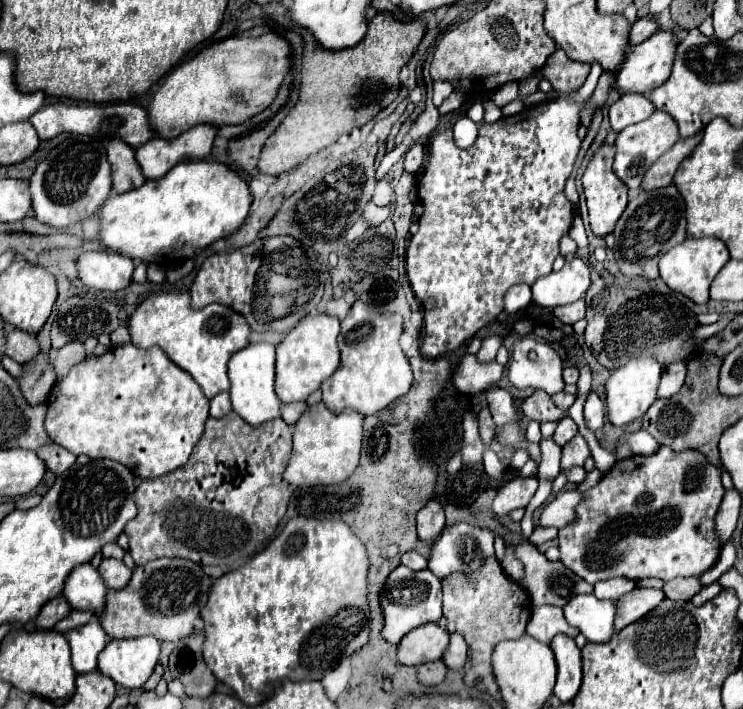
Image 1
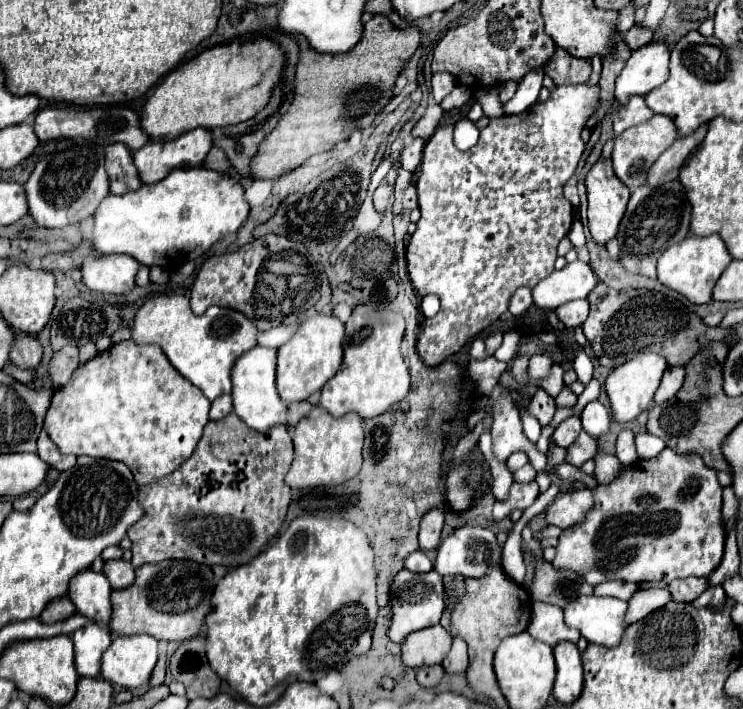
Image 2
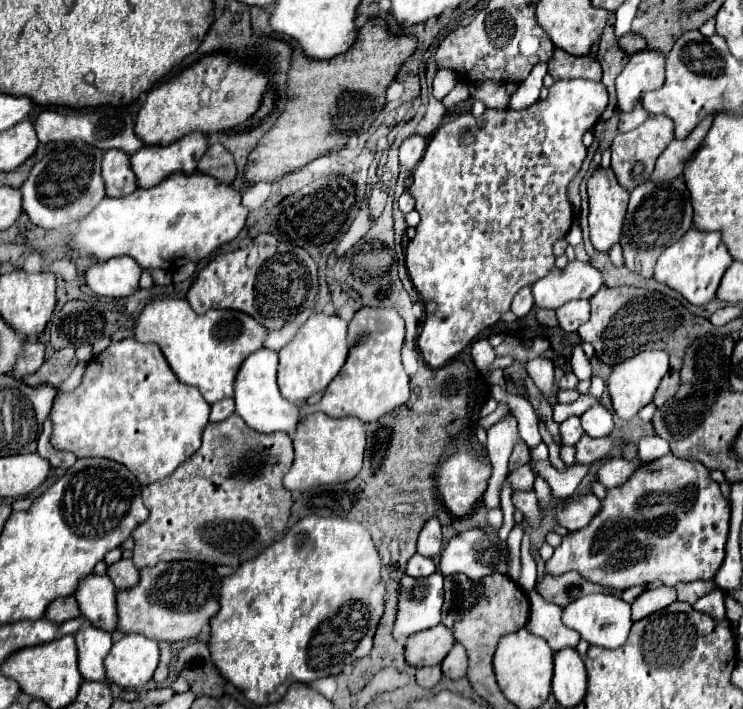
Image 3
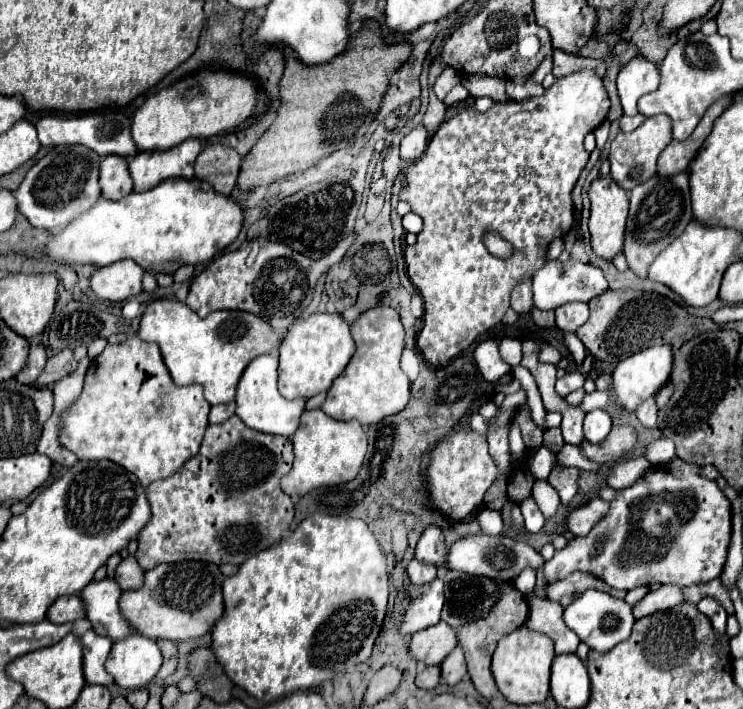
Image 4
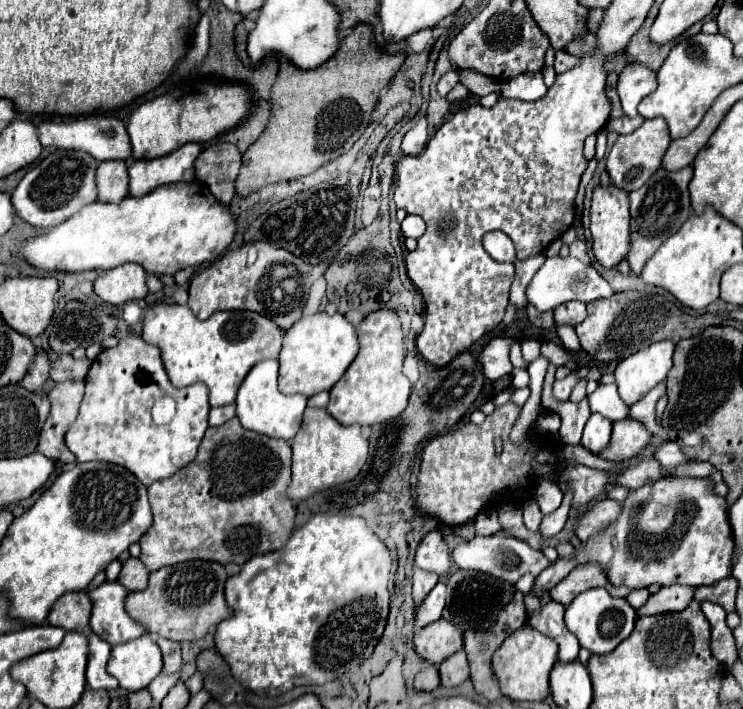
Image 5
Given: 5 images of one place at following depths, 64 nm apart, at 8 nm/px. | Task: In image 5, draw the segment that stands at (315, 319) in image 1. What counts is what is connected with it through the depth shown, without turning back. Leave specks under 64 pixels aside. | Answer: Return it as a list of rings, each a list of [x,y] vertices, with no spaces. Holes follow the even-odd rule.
[[[318,312],[312,316],[302,316],[284,334],[278,376],[280,392],[312,396],[322,390],[330,390],[348,370],[356,354],[358,354],[356,328],[342,314],[336,312],[330,316],[326,312]]]

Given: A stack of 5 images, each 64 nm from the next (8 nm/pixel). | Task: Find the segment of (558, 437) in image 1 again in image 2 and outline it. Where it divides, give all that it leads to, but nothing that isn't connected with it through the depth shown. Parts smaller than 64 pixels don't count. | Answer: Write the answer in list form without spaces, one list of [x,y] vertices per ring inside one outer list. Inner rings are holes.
[[[572,416],[572,418],[566,418],[552,434],[554,442],[558,442],[558,446],[562,448],[568,448],[570,444],[574,444],[574,440],[578,438],[578,434],[582,432],[582,424],[580,424],[580,418]]]

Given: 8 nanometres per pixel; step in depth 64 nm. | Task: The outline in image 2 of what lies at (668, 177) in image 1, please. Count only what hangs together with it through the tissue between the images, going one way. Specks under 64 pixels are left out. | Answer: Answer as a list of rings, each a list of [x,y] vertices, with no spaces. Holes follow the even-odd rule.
[[[702,124],[690,136],[678,138],[666,152],[662,152],[660,158],[654,162],[654,166],[648,170],[648,184],[660,186],[660,184],[666,184],[670,180],[676,180],[684,160],[690,156],[690,152],[694,148],[698,148],[702,144],[706,130],[708,130],[708,126]]]

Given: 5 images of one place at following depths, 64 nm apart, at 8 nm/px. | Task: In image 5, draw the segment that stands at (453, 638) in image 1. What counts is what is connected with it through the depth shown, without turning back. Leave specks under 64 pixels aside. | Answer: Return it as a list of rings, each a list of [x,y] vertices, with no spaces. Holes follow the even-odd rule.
[[[464,650],[456,652],[448,660],[444,660],[438,670],[440,670],[440,682],[442,682],[442,686],[446,686],[446,688],[460,686],[470,676],[468,662],[466,662],[466,652]]]

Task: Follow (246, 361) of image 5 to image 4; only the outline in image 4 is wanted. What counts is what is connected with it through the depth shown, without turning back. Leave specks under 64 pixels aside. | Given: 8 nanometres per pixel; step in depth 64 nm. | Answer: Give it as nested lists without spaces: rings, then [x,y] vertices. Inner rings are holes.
[[[156,300],[148,304],[140,320],[138,336],[144,342],[154,342],[160,346],[164,364],[178,386],[202,384],[206,400],[212,406],[232,402],[238,380],[246,366],[256,356],[278,354],[280,346],[280,336],[266,320],[256,314],[222,310],[200,318],[178,300]]]

